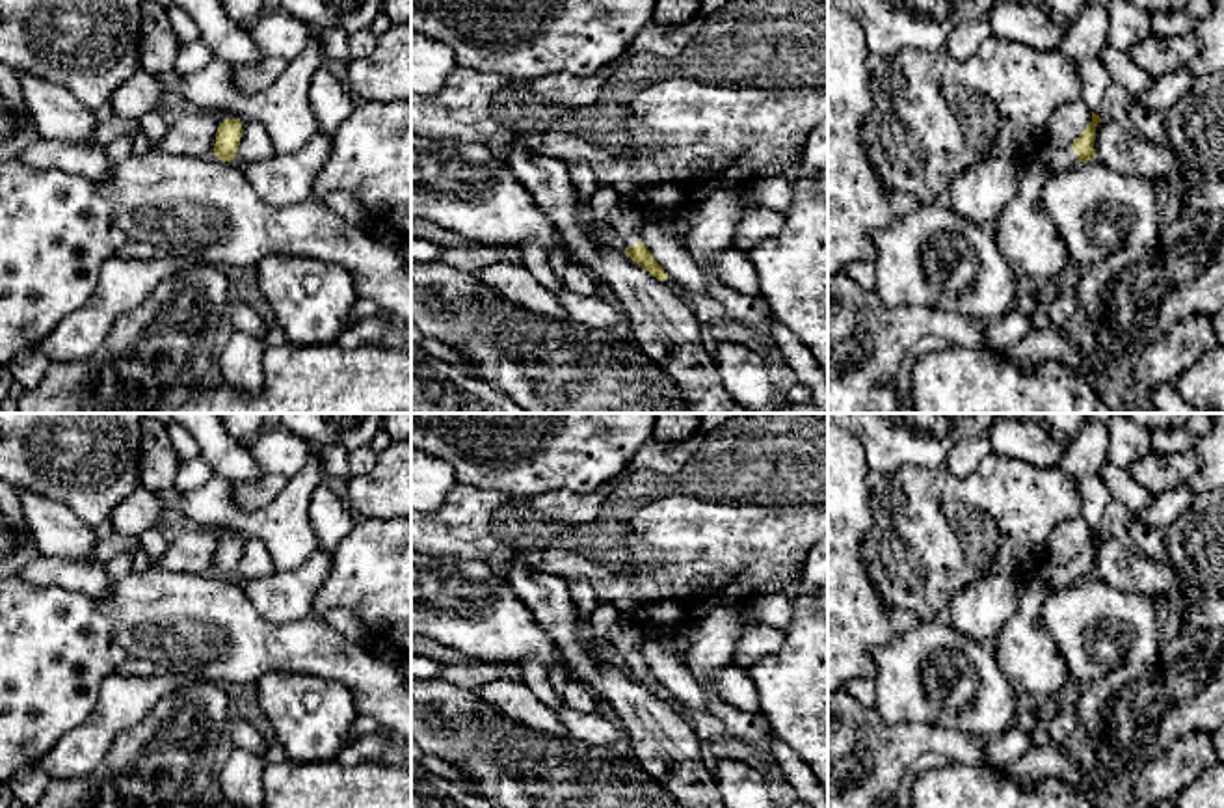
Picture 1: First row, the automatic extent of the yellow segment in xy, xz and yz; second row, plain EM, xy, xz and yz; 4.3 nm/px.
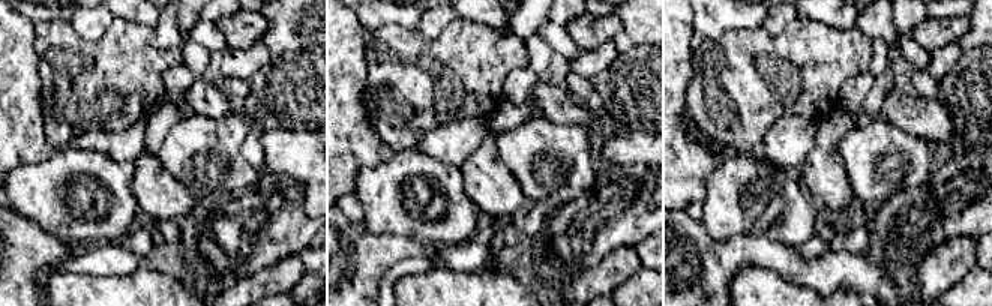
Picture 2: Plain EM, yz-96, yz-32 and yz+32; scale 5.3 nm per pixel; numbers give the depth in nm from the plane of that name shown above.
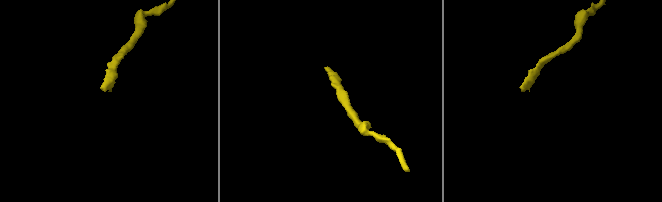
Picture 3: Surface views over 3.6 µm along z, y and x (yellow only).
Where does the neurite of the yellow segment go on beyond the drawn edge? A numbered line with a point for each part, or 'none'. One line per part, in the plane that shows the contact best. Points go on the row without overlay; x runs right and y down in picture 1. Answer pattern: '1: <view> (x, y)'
1: xz (625, 639)

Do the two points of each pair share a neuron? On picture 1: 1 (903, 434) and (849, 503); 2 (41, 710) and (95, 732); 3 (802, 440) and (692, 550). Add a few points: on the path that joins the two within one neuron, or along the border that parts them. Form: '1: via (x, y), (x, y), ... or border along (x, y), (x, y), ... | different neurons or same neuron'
1: border along (851, 432), (862, 444), (871, 471) | different neurons
2: border along (101, 686), (95, 710), (47, 753) | different neurons
3: via (780, 468), (720, 527) | same neuron

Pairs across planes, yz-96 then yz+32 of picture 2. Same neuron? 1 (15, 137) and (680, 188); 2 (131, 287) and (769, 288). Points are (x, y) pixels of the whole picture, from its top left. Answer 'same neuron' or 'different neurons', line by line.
1: same neuron
2: same neuron

